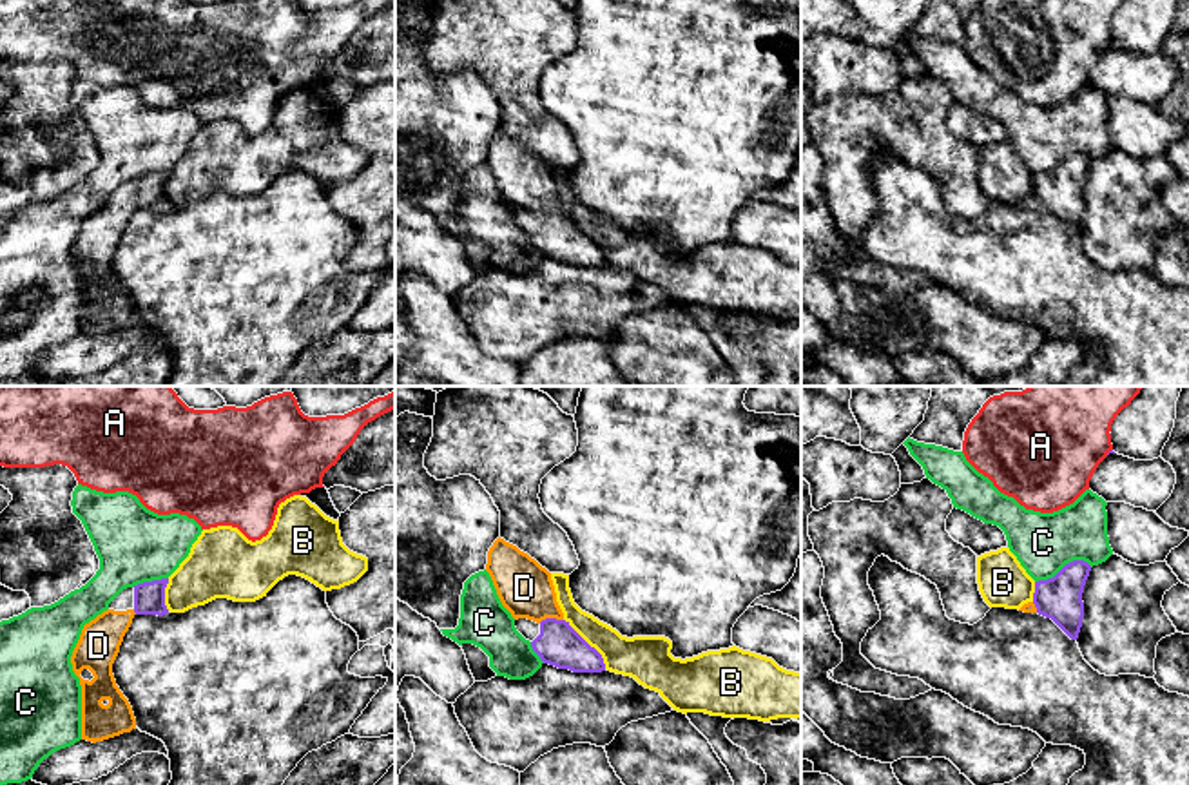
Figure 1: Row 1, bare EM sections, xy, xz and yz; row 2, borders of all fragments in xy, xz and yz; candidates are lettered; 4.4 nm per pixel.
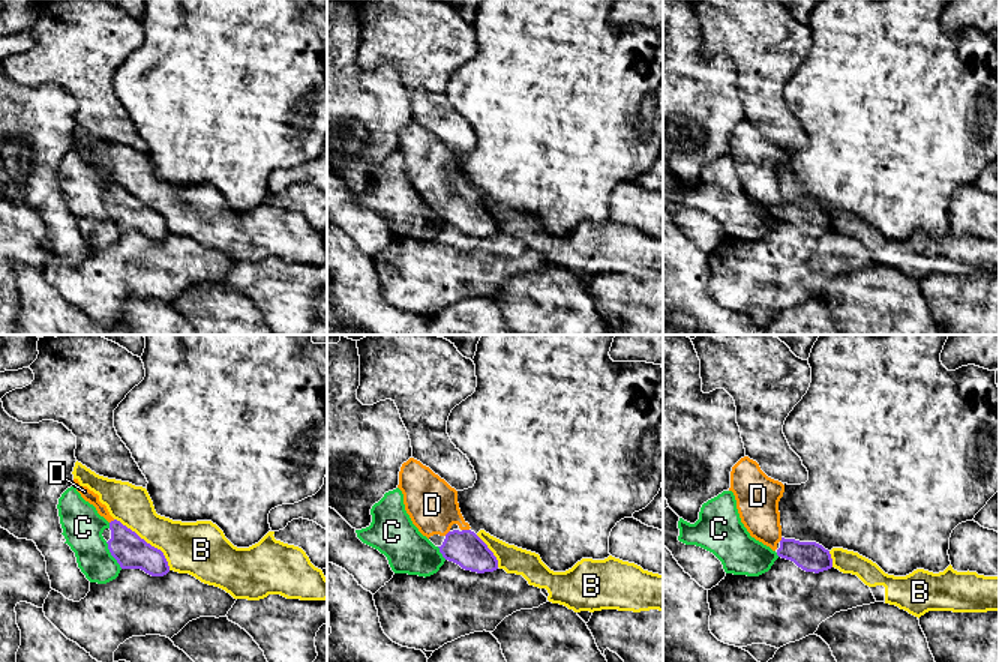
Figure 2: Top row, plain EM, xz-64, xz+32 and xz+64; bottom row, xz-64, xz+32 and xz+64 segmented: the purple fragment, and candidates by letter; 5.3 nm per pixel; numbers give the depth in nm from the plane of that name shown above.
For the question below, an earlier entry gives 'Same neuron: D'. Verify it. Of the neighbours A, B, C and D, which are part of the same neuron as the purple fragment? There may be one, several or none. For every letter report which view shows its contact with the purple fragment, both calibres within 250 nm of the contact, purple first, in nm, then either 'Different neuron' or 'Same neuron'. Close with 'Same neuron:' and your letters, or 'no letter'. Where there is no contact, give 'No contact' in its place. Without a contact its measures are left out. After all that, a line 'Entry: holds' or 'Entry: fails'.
A: Touches purple in yz. Thickness 20 nm (purple) against 460 nm. Different neuron
B: Touches purple in xz. Thickness 190 nm (purple) against 190 nm. Different neuron
C: Touches purple in yz. Thickness 190 nm (purple) against 280 nm. Different neuron
D: Touches purple in xz. Thickness 190 nm (purple) against 240 nm. Same neuron
Same neuron: D
Entry: holds

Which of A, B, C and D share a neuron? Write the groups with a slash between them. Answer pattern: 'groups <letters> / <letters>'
groups A / B / C / D

